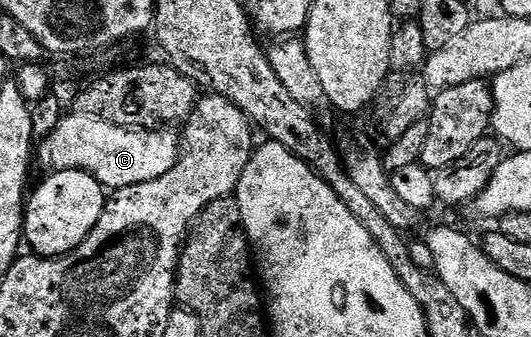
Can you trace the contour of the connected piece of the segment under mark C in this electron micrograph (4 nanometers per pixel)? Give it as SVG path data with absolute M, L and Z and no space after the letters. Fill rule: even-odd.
M78 113L64 114L53 133L42 136L37 147L37 163L48 172L84 171L105 189L141 185L169 173L179 158L181 139L171 129L132 129L109 125ZM43 143L43 144L42 144Z

